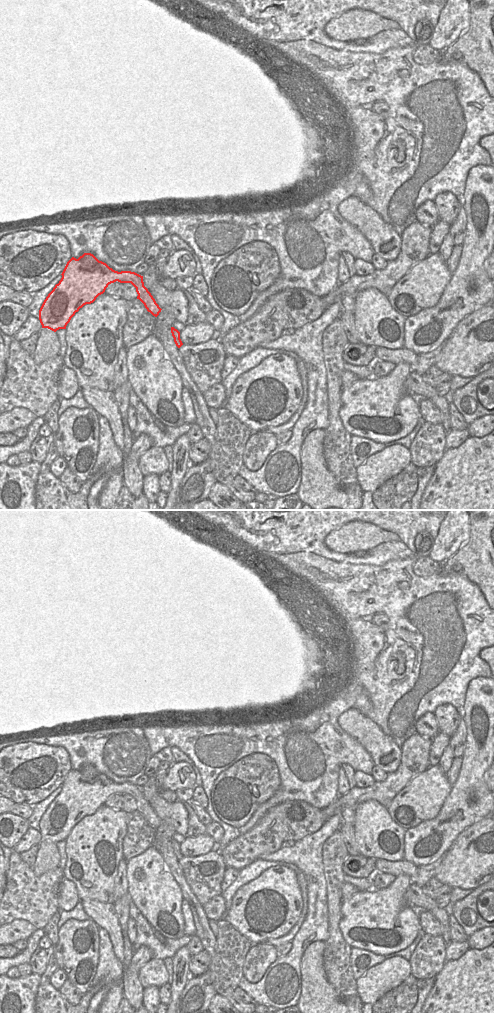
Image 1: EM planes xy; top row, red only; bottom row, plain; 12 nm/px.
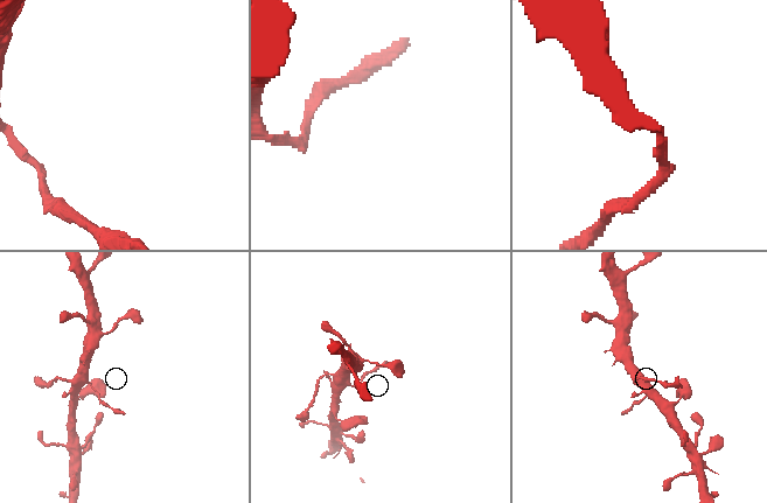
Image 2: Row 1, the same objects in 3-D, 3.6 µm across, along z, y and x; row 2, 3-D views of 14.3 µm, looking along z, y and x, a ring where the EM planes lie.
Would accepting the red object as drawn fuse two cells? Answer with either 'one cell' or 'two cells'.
two cells

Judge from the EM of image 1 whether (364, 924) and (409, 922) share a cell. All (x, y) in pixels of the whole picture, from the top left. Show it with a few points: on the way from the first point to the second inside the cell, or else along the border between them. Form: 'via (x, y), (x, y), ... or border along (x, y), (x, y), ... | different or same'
via (375, 922), (398, 922) | same

